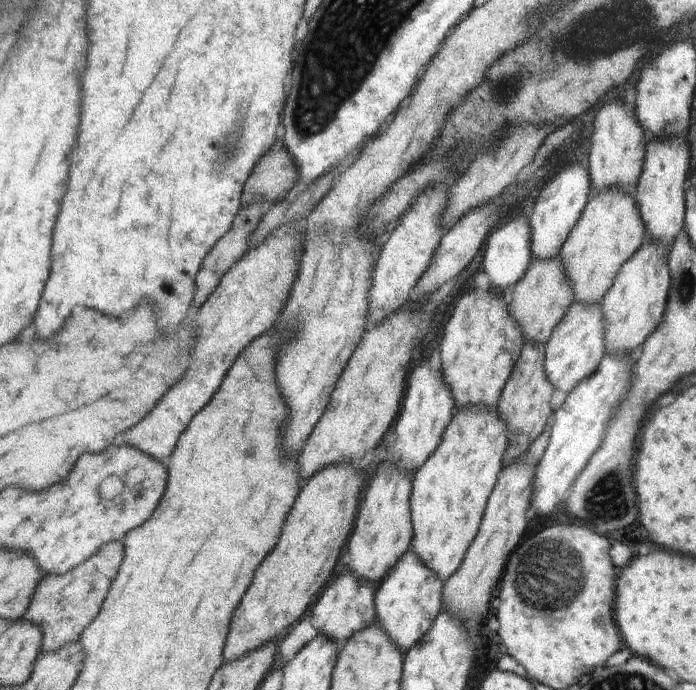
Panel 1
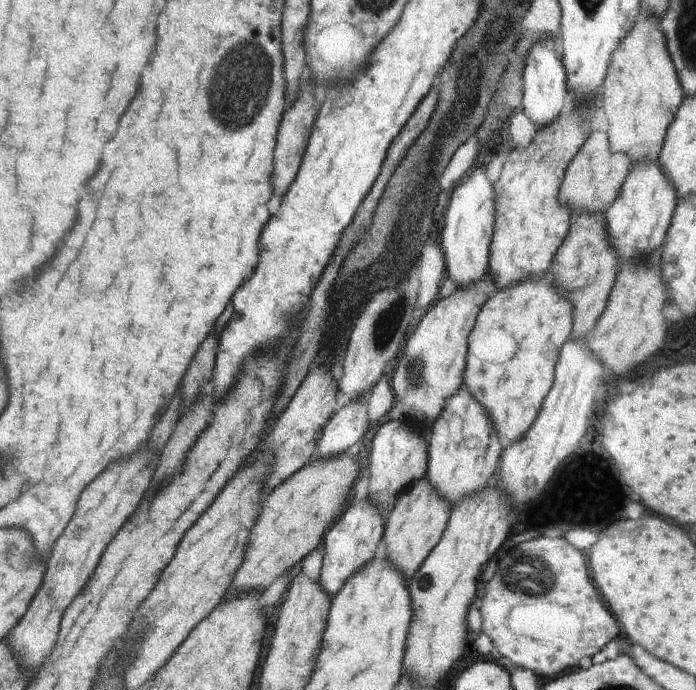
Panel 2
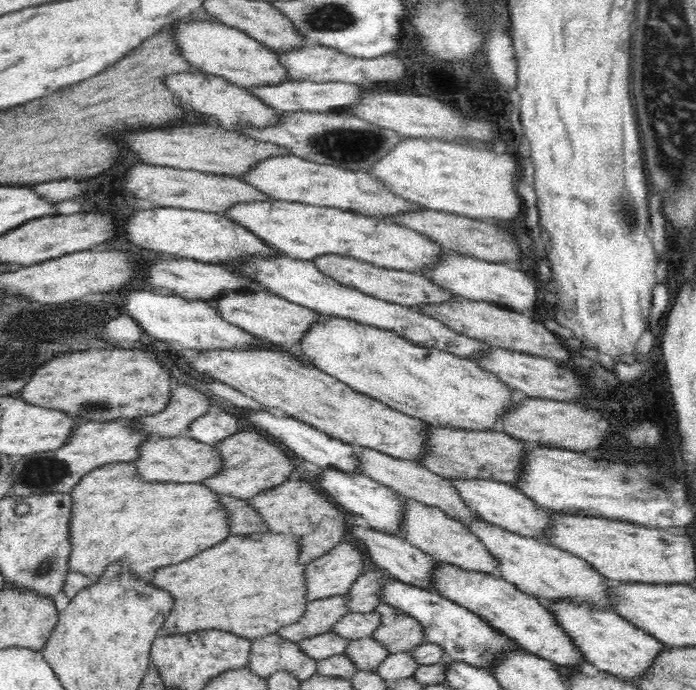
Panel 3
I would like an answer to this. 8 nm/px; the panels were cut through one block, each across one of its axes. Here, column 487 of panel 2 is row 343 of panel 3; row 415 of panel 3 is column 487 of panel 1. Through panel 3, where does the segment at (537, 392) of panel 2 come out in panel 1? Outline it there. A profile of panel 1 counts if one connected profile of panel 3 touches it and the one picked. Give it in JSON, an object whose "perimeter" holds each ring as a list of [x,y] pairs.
{"perimeter":[[[464,408],[454,411],[450,424],[434,454],[422,464],[412,480],[410,518],[412,552],[436,574],[448,580],[462,564],[476,538],[489,496],[504,466],[508,432],[504,420],[488,408]]]}

